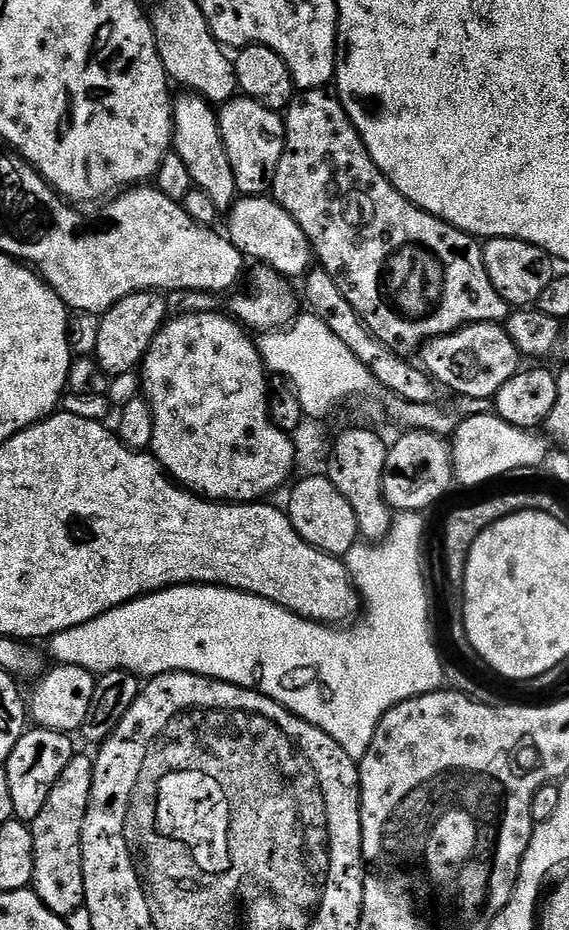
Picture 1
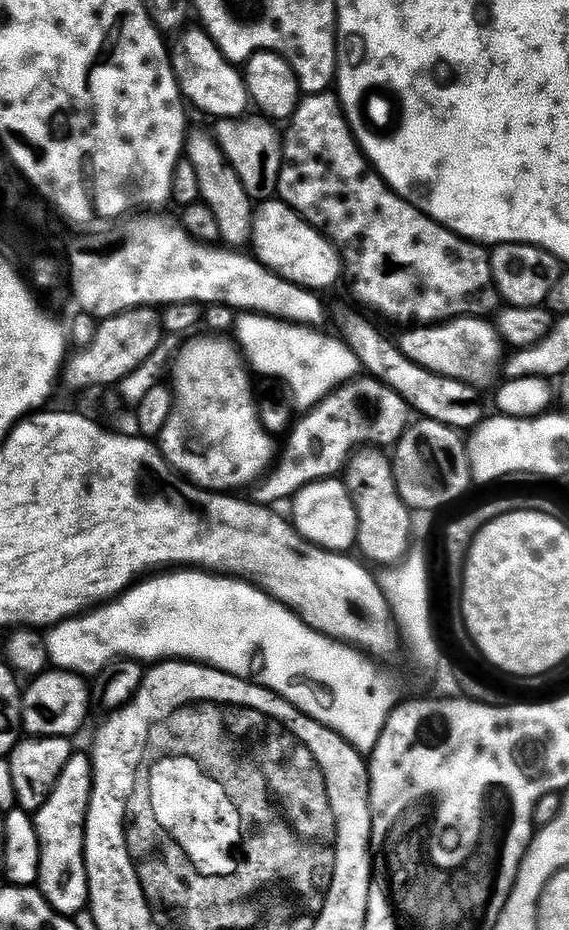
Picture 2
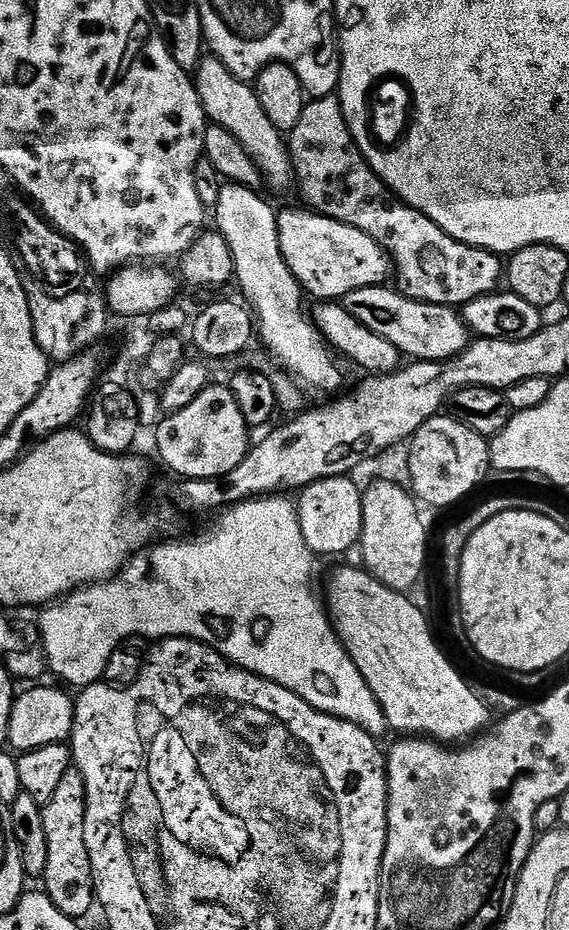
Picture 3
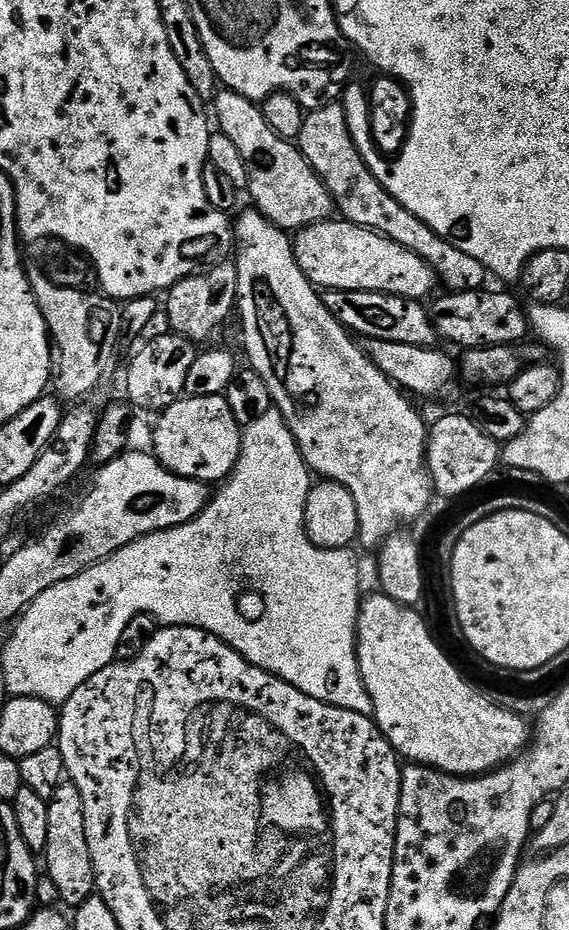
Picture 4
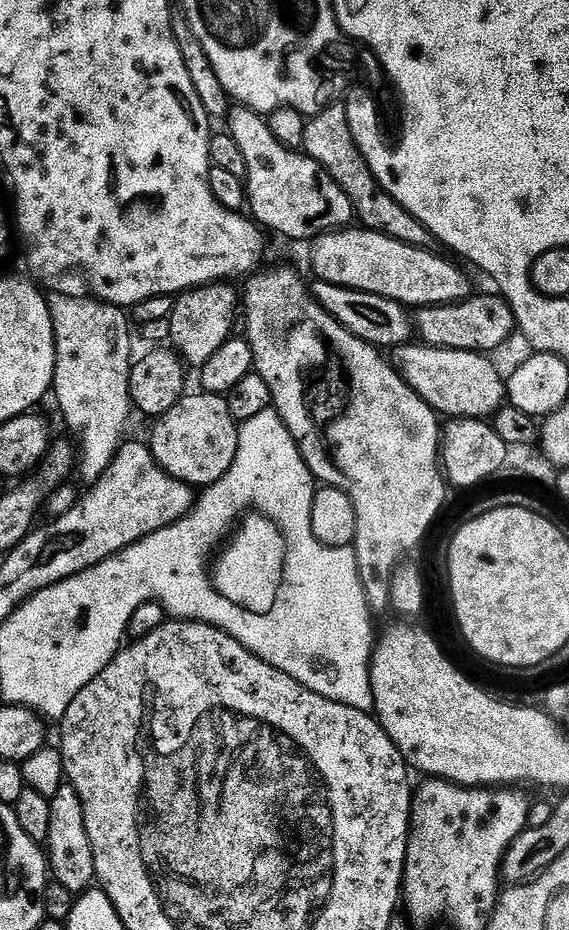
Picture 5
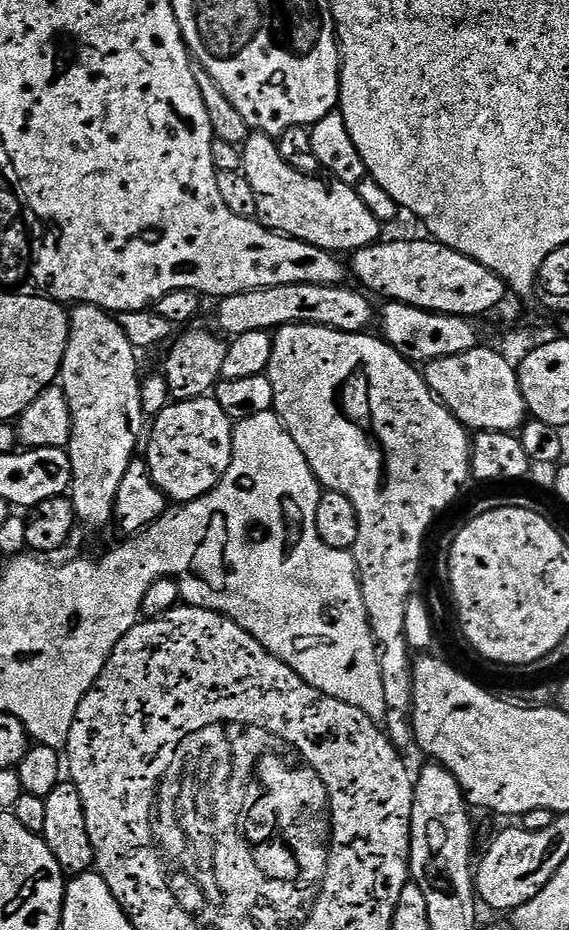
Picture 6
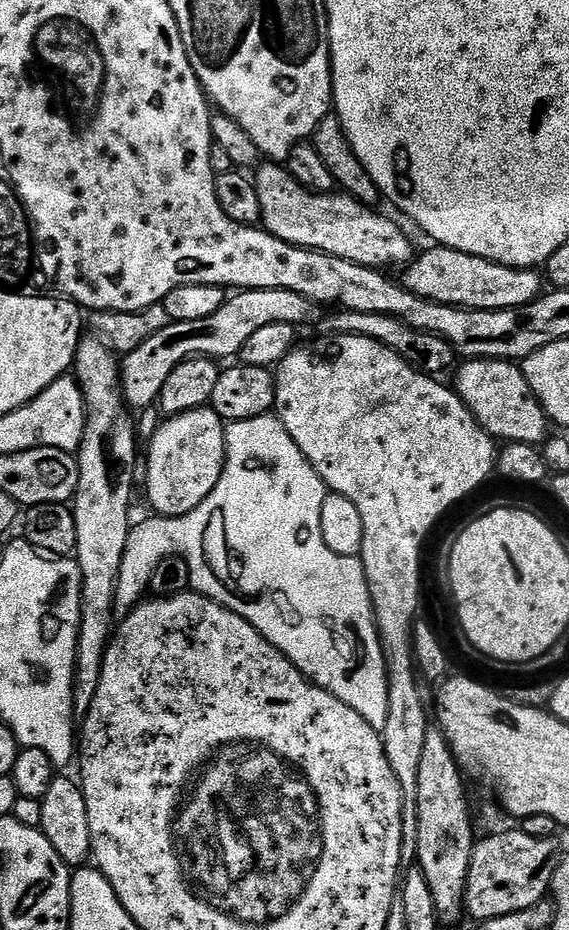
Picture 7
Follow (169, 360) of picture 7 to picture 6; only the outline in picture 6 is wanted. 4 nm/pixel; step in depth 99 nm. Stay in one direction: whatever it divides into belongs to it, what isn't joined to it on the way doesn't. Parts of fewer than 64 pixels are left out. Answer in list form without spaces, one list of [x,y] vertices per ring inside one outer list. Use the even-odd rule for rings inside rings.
[[[287,284],[273,288],[259,288],[253,292],[239,292],[233,296],[225,296],[219,301],[220,309],[216,312],[216,320],[220,323],[219,331],[225,337],[235,338],[251,332],[267,332],[281,328],[284,324],[321,324],[327,328],[337,328],[339,332],[360,334],[368,323],[374,320],[374,304],[363,291],[351,292],[348,286],[329,286],[327,284]]]

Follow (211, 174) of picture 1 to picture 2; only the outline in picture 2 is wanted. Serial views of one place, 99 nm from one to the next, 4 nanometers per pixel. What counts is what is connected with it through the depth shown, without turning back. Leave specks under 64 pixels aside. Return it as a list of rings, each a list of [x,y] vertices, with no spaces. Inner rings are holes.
[[[193,131],[186,141],[186,158],[194,162],[198,170],[198,188],[200,199],[210,210],[214,210],[214,218],[218,218],[220,239],[229,249],[240,250],[251,241],[252,223],[254,221],[254,201],[246,194],[246,186],[242,186],[238,174],[228,165],[228,159],[216,145],[215,139],[204,132]]]

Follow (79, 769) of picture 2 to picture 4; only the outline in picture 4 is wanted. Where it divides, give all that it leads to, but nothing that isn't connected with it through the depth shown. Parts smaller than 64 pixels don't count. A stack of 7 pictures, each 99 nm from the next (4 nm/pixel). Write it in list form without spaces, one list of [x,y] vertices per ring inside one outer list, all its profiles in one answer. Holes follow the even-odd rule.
[[[65,782],[54,790],[48,802],[49,827],[42,864],[48,867],[48,876],[56,892],[72,910],[80,908],[96,892],[96,875],[90,858],[90,846],[86,842],[86,818],[82,810],[82,794],[78,786]]]

